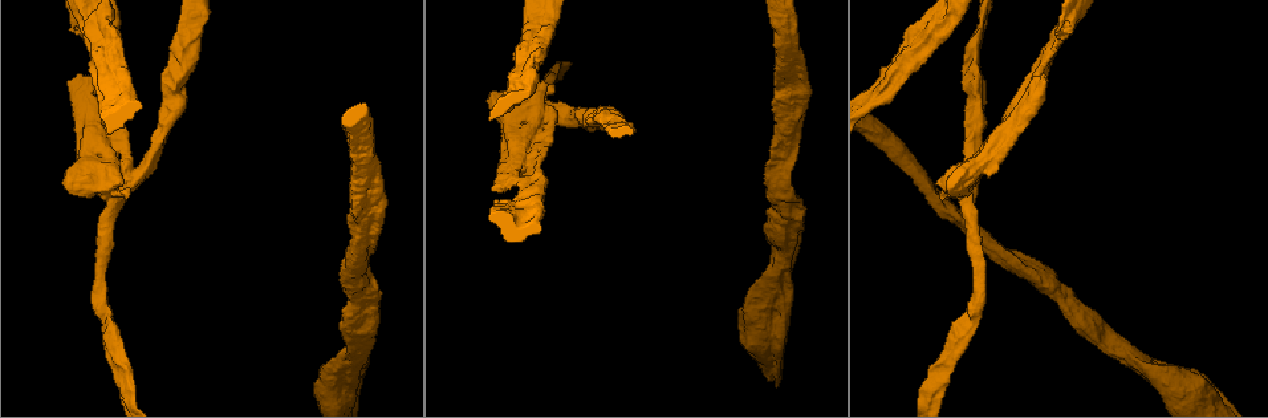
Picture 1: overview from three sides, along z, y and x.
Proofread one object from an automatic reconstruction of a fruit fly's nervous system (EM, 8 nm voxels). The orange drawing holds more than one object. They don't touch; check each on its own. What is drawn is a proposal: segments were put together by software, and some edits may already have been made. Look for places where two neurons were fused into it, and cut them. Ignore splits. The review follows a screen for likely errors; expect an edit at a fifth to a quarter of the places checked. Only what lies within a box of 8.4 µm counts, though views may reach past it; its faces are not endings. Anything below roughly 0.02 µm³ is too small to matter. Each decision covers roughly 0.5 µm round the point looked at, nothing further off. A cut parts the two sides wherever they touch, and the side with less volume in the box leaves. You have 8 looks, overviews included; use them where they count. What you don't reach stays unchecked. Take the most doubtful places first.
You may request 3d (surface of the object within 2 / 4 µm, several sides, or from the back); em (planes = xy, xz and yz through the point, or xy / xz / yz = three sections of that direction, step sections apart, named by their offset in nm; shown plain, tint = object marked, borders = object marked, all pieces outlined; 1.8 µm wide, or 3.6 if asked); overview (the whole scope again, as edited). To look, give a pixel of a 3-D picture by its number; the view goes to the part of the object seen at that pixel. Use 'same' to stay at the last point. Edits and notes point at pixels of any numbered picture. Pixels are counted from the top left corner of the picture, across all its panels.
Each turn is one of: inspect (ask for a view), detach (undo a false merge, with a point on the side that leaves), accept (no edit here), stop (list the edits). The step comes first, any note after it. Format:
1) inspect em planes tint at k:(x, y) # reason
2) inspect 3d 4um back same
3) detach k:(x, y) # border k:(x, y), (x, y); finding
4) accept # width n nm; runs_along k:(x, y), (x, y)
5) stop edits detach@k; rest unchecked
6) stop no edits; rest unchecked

inspect em planes tint at 1:(898, 72) # calibre changes

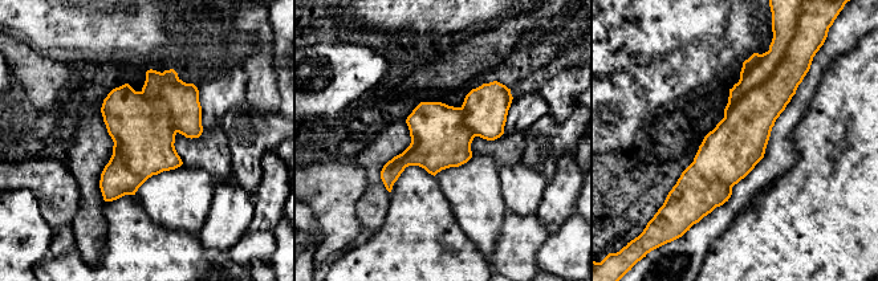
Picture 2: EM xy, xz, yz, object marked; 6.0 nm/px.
detach 2:(755, 69) # border 2:(781, 60), (724, 114); a second neuron is stuck on

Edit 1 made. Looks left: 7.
inspect overview # see it whole again

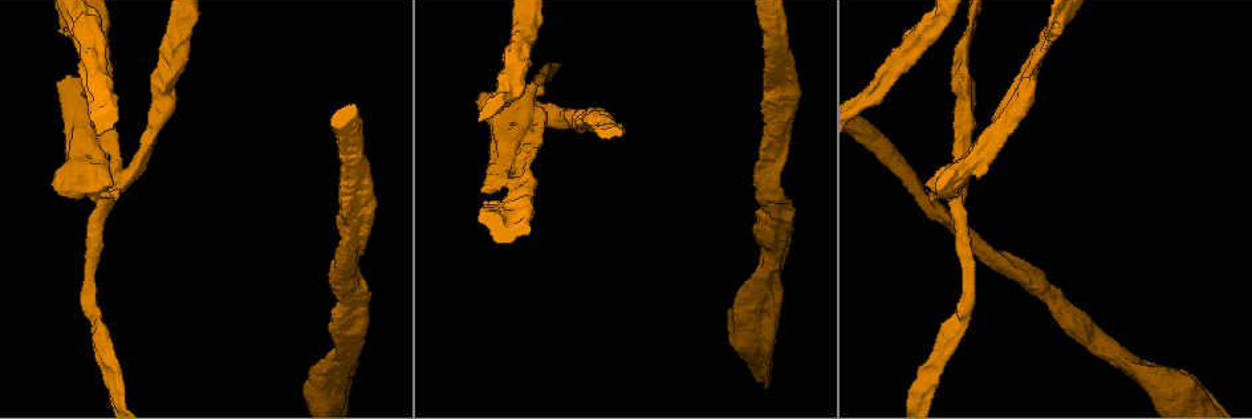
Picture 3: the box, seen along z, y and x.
inspect 3d 2um at 3:(351, 212) # sudden change in width

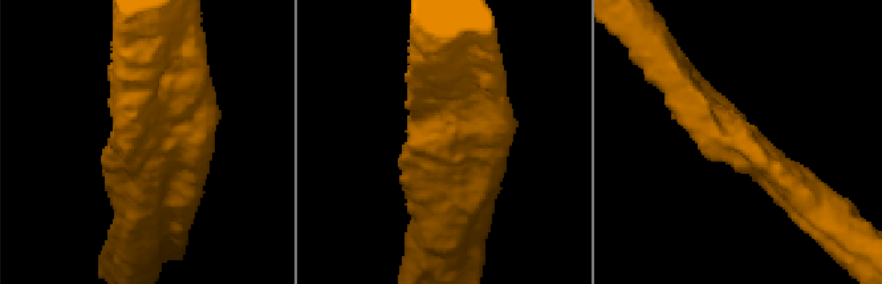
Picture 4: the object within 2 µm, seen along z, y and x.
inspect em xz step 4 tint at 4:(149, 144)

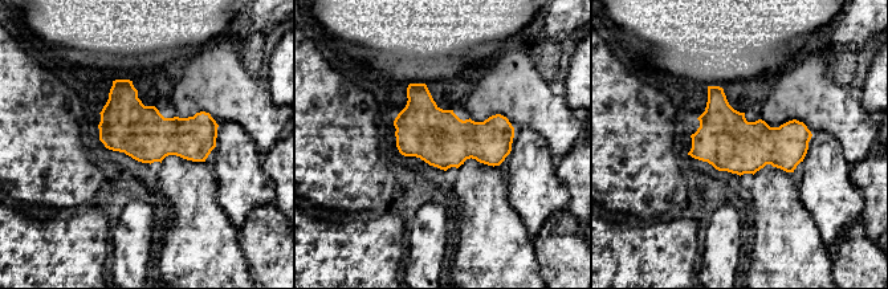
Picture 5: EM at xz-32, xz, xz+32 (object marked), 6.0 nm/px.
accept # one neuron here

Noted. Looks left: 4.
stop edits detach@2; rest unchecked

